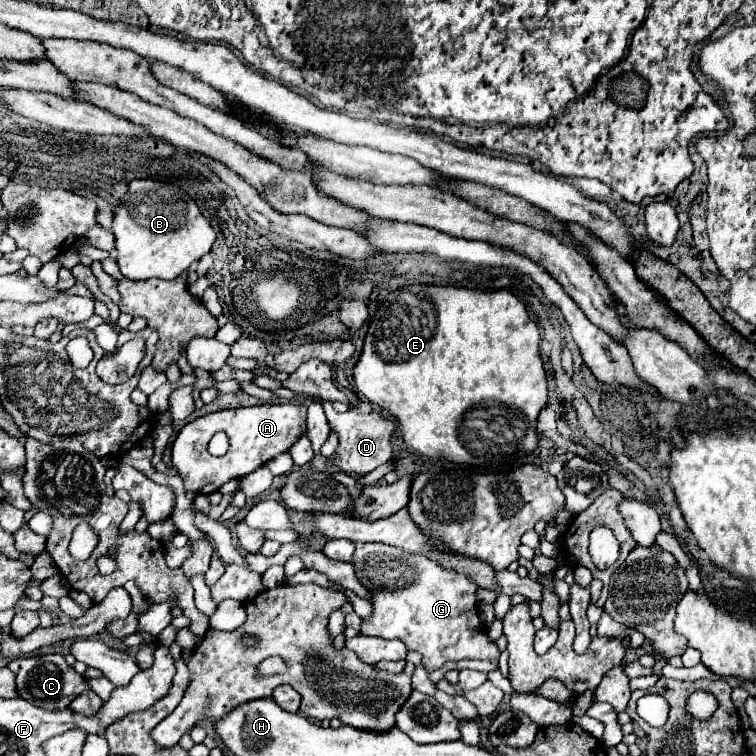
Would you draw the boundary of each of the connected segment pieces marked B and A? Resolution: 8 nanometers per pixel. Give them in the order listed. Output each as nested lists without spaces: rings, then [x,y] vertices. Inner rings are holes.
[[[135,179],[129,185],[129,191],[125,199],[121,201],[119,211],[113,219],[113,235],[115,235],[115,249],[119,253],[117,263],[123,273],[123,277],[139,281],[139,279],[175,279],[183,271],[189,269],[191,263],[199,261],[203,255],[211,251],[211,245],[215,241],[215,231],[211,229],[209,221],[201,215],[199,207],[179,189],[173,185],[167,185],[163,181],[153,179]]]
[[[275,403],[243,409],[225,409],[197,417],[195,421],[187,423],[175,437],[171,445],[171,467],[183,477],[187,491],[203,495],[215,493],[225,481],[241,479],[243,475],[265,465],[279,453],[287,451],[301,435],[305,435],[305,413],[307,407],[301,403]],[[217,431],[227,433],[231,443],[225,457],[213,457],[207,451],[207,443]]]

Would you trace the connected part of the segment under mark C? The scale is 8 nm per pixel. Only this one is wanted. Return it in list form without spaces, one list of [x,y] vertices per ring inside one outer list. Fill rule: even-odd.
[[[59,653],[41,655],[41,657],[17,657],[17,659],[9,661],[7,667],[15,673],[19,697],[25,701],[31,701],[33,705],[47,709],[47,711],[59,711],[59,709],[69,707],[69,703],[77,695],[81,695],[89,689],[85,677],[79,675],[71,665],[67,665],[65,657]]]

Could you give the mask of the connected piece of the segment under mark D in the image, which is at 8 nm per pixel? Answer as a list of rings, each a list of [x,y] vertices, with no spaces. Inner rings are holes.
[[[321,401],[321,405],[325,409],[331,429],[338,435],[339,446],[332,463],[335,463],[341,471],[365,475],[391,459],[393,449],[391,449],[389,439],[391,439],[391,433],[395,431],[393,421],[387,421],[381,413],[361,413],[359,409],[349,409],[345,413],[337,413],[329,401]]]

